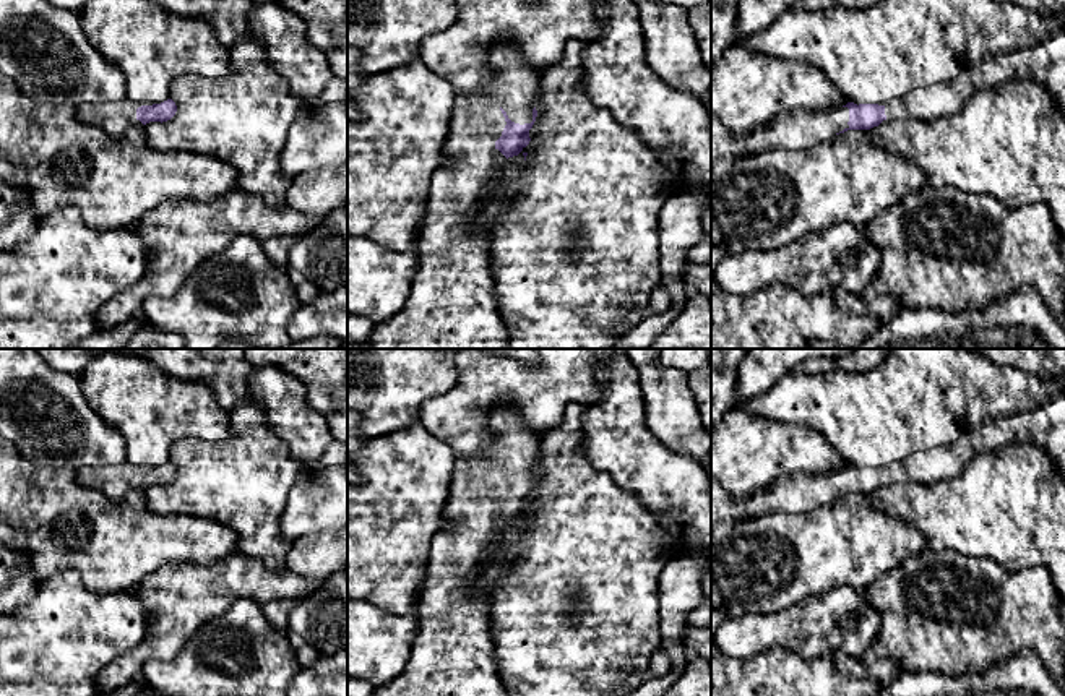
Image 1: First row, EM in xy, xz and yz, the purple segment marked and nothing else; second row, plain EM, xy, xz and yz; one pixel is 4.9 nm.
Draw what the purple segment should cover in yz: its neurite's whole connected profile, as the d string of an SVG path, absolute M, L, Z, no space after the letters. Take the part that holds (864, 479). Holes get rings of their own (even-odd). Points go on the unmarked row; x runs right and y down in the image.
M847 466L826 475L794 474L748 498L737 498L711 479L711 531L718 522L747 521L774 513L812 513L836 496L878 490L885 469Z

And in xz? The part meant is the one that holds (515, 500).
M500 406L487 415L487 459L453 461L450 503L445 509L446 527L430 542L430 553L422 576L424 589L417 608L419 626L404 670L393 680L373 688L372 696L508 696L495 662L490 629L490 602L479 581L494 568L505 550L503 534L489 545L469 526L455 529L469 518L487 522L498 513L507 522L518 519L531 505L539 462L539 435L511 406Z

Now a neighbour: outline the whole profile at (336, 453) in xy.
M334 440L318 459L321 466L347 466L347 446L338 440Z

